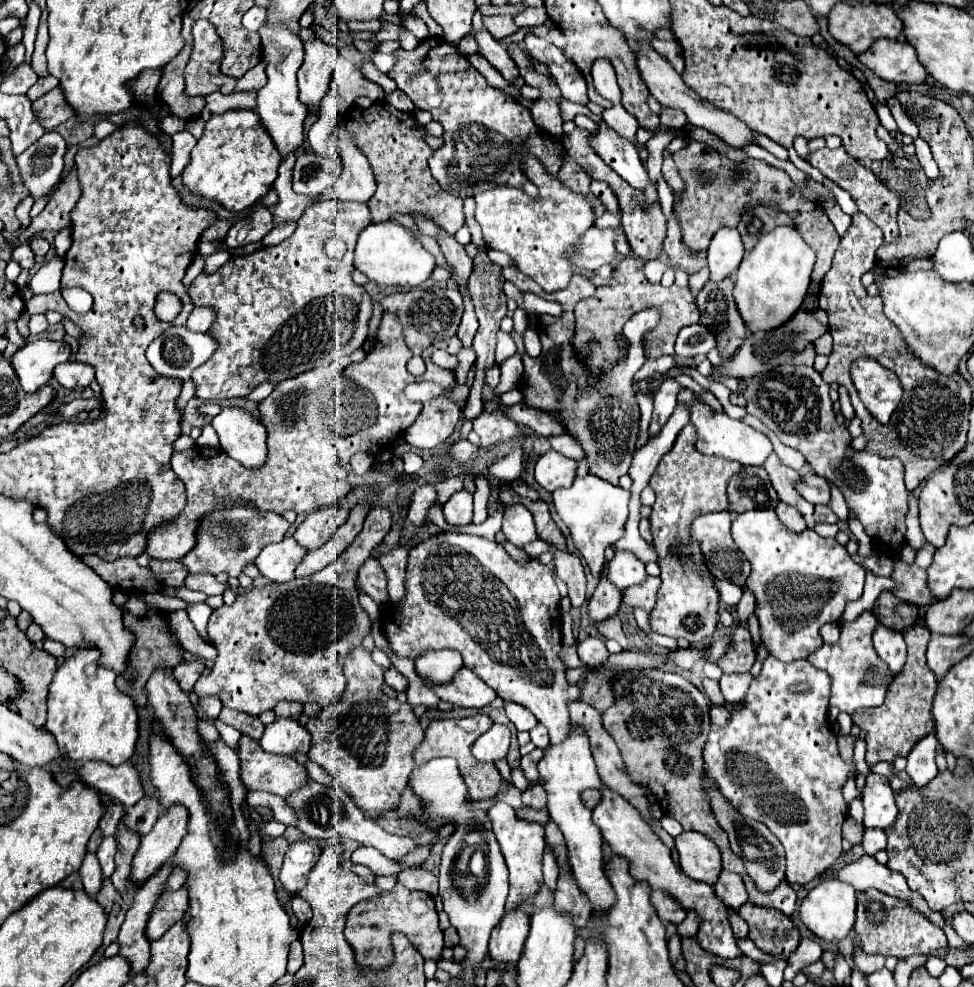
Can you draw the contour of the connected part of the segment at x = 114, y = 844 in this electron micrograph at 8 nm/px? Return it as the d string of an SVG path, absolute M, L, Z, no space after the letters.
M118 832L112 834L110 838L104 838L104 842L100 844L96 856L100 860L100 866L102 866L102 874L104 878L110 878L110 874L114 872L114 856L116 856L116 850L118 850Z

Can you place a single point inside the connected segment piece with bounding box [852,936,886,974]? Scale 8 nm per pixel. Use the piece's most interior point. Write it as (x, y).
(867, 963)

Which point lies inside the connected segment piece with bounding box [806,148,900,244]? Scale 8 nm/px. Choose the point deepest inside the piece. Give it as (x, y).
(880, 204)

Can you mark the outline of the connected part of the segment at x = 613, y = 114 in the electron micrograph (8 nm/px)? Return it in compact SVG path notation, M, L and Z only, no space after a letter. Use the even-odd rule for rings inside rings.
M614 104L610 110L604 110L602 118L604 118L606 126L610 126L610 128L616 130L616 134L622 134L624 138L632 140L638 150L644 148L644 146L636 140L636 132L638 132L638 128L640 128L638 120L636 120L632 114L628 114L620 104Z

